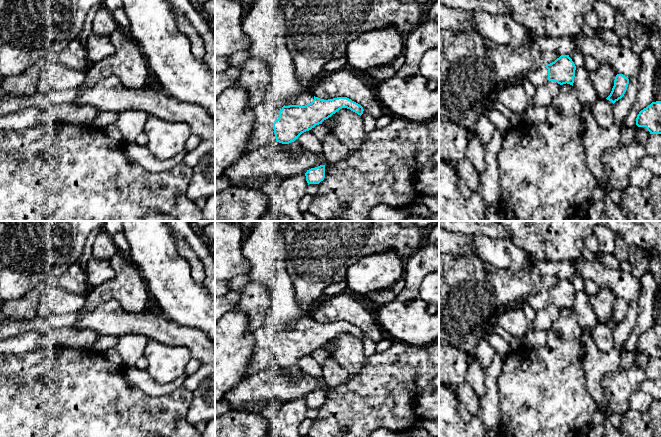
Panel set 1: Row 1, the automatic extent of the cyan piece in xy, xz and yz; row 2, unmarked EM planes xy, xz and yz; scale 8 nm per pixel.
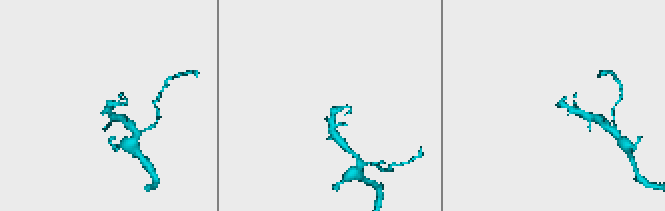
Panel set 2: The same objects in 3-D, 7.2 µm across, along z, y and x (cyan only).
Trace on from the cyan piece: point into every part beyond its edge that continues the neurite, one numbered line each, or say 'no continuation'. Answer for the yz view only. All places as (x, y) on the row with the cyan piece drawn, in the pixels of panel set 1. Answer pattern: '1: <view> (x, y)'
1: yz (537, 77)

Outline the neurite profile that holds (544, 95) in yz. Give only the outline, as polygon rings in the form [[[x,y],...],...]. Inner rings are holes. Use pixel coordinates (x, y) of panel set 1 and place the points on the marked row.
[[[554,81],[536,87],[532,103],[537,106],[549,107],[555,96],[560,92],[561,85]]]

